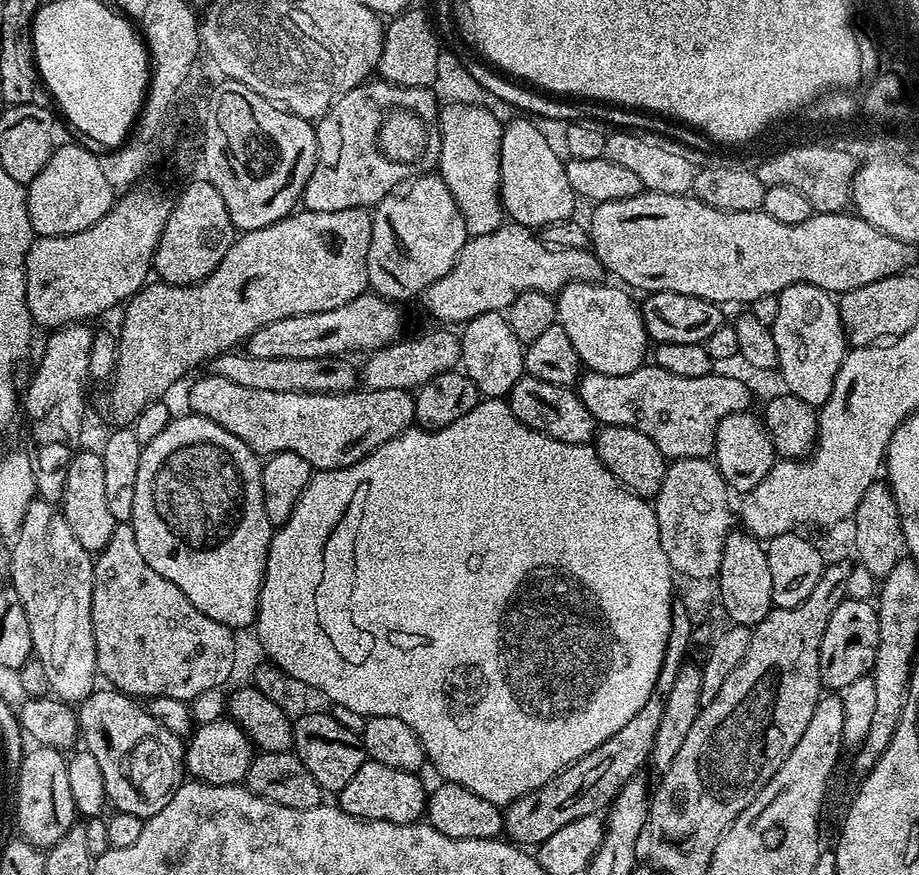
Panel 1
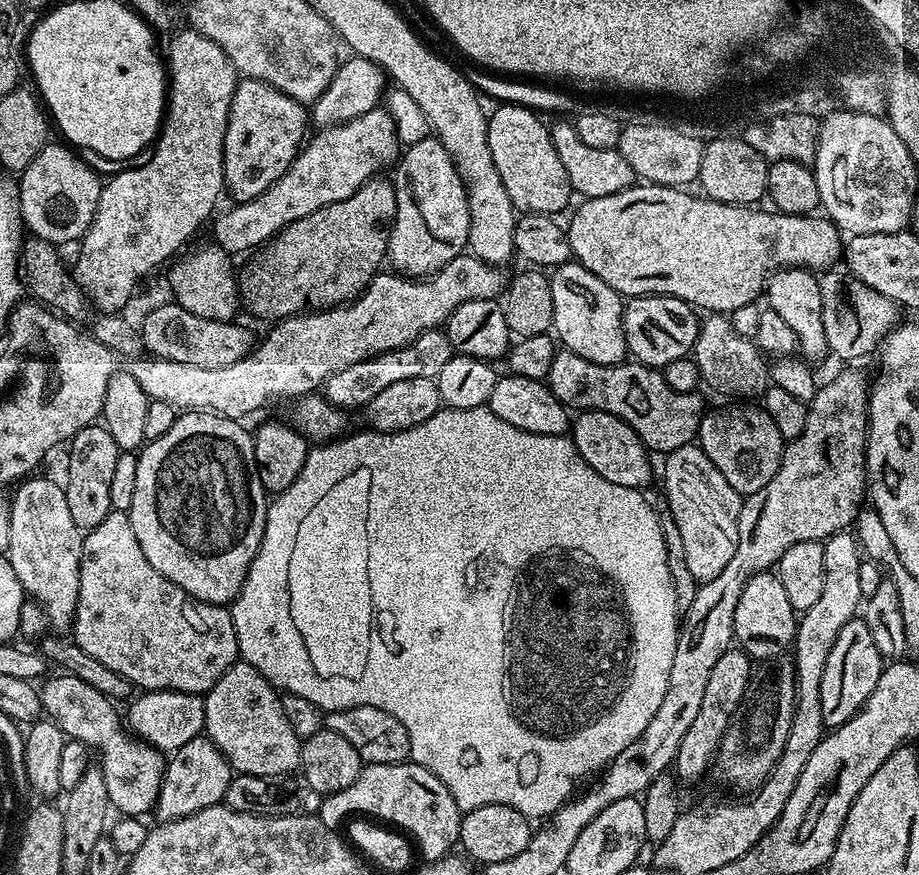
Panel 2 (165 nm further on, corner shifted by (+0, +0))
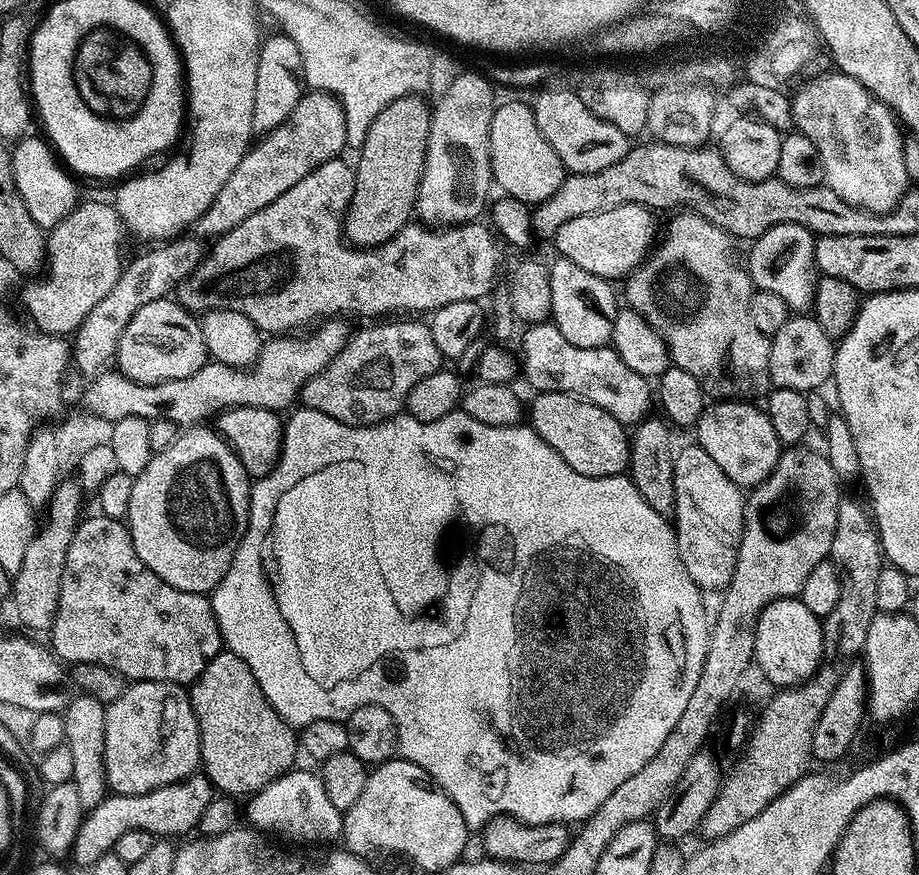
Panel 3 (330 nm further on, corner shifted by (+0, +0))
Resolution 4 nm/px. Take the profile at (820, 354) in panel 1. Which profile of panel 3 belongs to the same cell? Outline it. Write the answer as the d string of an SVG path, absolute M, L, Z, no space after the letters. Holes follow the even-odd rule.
M779 224L770 226L766 234L751 241L752 248L746 252L746 267L748 277L759 291L774 294L787 306L789 313L804 314L811 309L816 293L816 281L818 269L814 250L816 249L817 237L806 226L797 224Z

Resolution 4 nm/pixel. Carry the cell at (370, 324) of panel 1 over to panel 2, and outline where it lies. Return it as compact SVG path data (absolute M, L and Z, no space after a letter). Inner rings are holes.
M175 302L160 304L144 320L144 325L139 325L140 340L144 344L144 352L149 357L170 362L190 362L190 366L202 366L206 370L215 370L217 366L231 366L244 358L256 347L257 337L252 337L248 328L243 328L240 322L227 322L225 320L210 320L198 318L198 314L190 314L190 310L182 310L182 306Z

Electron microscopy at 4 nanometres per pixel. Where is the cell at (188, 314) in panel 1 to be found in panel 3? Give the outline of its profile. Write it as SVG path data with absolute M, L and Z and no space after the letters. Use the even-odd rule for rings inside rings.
M423 95L400 97L390 102L366 130L364 141L358 149L360 157L354 160L356 181L354 194L350 198L348 213L344 215L344 230L349 243L358 248L373 248L385 244L398 230L402 230L413 219L416 207L416 191L422 178L424 159L426 158L426 142L430 138L430 122L432 109Z

